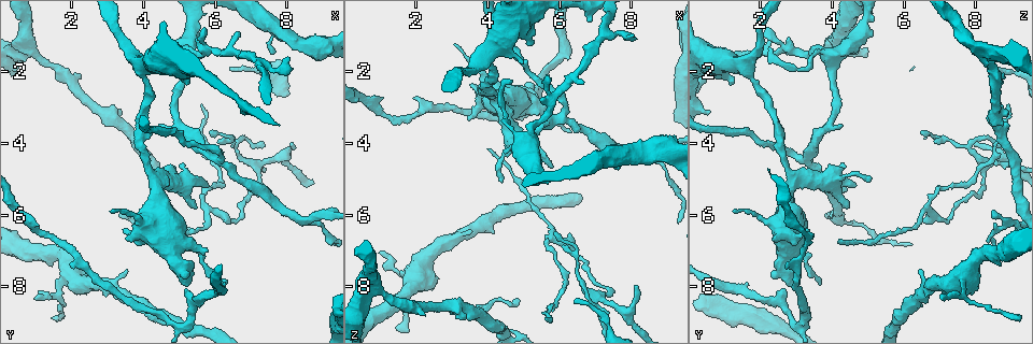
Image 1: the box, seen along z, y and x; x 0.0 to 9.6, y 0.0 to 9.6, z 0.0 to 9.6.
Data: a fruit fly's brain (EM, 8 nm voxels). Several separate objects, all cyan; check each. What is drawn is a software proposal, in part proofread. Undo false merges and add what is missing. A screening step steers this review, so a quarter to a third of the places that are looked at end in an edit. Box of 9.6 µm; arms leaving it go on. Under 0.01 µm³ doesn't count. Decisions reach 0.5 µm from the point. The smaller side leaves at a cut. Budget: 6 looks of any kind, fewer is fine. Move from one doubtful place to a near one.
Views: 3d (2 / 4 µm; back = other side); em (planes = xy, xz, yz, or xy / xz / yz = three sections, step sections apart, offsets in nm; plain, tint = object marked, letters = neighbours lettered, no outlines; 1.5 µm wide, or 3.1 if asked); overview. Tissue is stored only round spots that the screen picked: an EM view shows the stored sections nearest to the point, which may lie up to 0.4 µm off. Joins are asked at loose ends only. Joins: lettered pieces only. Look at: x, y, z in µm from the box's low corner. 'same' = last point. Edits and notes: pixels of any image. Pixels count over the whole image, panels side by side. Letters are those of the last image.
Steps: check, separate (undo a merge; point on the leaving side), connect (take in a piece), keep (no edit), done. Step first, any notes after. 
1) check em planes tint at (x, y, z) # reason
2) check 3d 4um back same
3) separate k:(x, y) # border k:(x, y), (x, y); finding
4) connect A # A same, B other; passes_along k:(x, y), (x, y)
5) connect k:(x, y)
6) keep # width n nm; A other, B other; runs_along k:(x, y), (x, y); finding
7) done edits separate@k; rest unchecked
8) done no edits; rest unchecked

check 3d 4um at (4.40, 4.95, 5.10) # free end

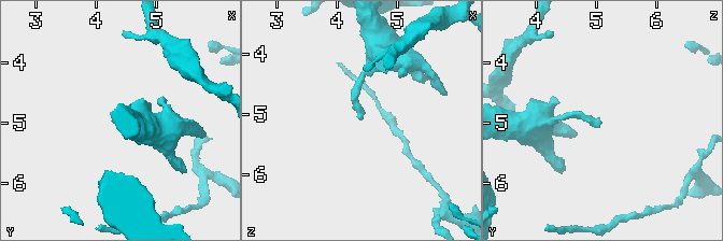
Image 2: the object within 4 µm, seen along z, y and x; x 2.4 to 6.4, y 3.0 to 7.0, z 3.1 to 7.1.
check em xy step 4 tint at (4.40, 4.95, 5.15)

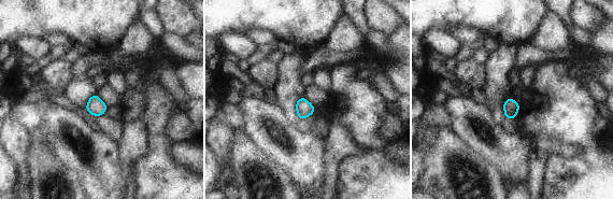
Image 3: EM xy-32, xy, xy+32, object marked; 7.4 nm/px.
check em planes letters same # cut it another way

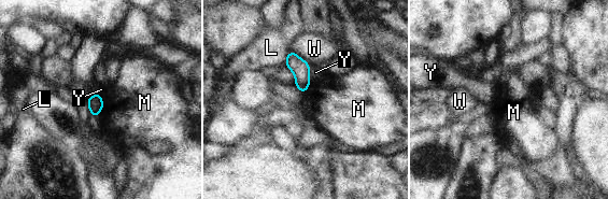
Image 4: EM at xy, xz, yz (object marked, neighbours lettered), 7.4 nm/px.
keep # longest_contact W 180 nm; L other, M other, W other, Y other; border 4:(102, 97), (102, 109), (98, 115); no lettered piece goes on from it

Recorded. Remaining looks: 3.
check em yz step 8 letters at (5.60, 2.90, 8.90) # tapers out

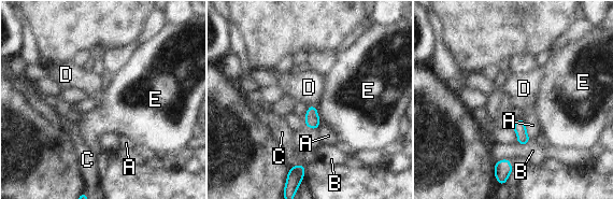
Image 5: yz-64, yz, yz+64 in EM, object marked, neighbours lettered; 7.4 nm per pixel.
keep # A other, B other, C other, D other, E other; none of them fits

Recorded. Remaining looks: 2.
check em planes tint at (7.35, 3.90, 8.80) # free end

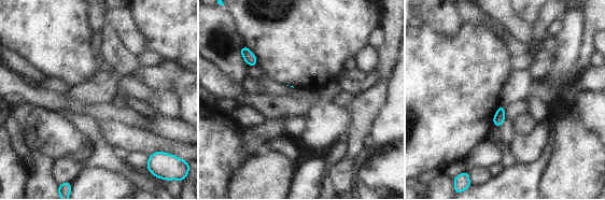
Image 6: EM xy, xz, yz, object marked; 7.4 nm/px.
check em planes letters same

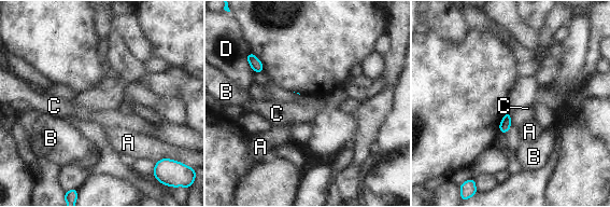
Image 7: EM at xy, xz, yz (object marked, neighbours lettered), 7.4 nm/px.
keep # longest_contact D 110 nm; A other, B other, C other, D other; border 7:(510, 114), (510, 123), (512, 125); none of them fits

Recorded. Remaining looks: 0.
done no edits; rest unchecked

